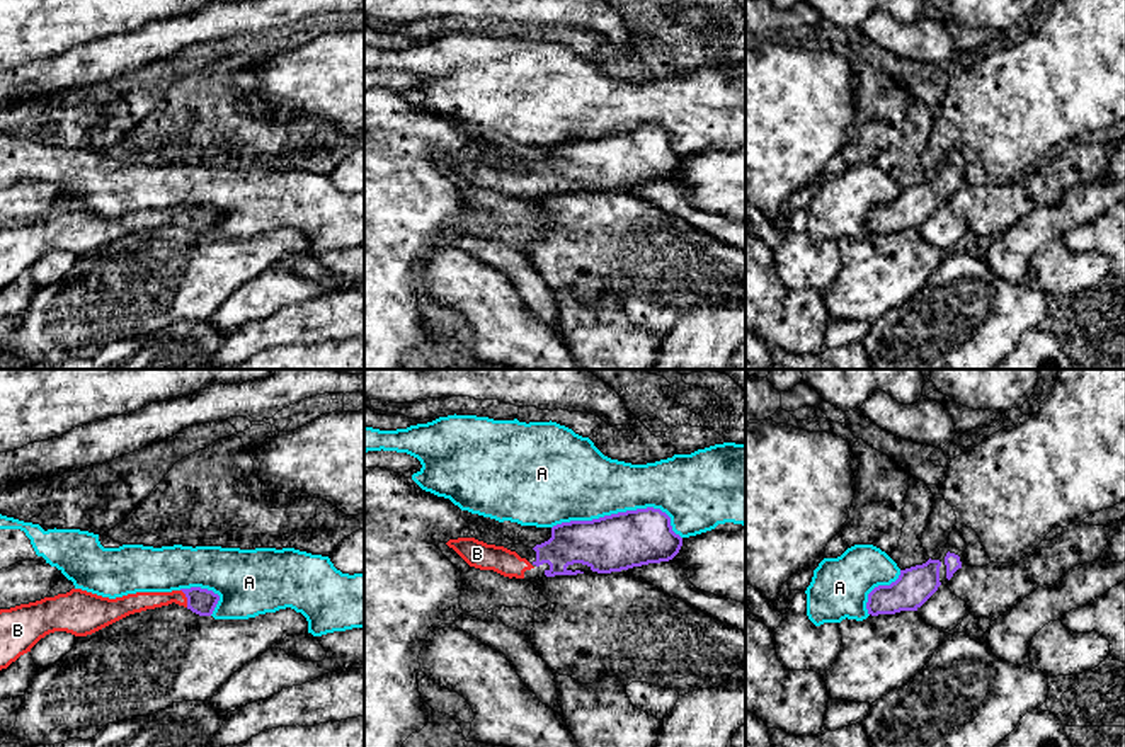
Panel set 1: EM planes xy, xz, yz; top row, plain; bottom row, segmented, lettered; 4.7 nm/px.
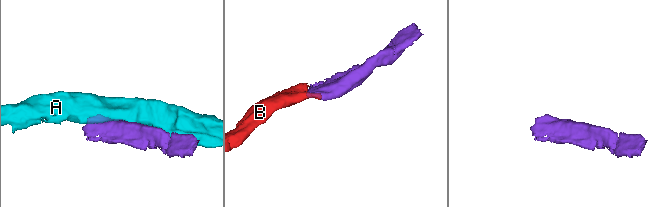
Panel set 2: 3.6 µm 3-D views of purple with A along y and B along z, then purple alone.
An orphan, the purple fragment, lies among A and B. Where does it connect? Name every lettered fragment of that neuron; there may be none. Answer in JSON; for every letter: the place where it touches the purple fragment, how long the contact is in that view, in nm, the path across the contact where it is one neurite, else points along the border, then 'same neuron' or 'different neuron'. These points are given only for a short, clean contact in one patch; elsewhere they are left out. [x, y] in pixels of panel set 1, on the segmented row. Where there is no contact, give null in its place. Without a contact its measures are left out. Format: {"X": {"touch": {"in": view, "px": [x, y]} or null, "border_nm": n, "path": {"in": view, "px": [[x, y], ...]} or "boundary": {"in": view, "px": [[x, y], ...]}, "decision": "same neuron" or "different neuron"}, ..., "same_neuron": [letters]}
{"A": {"touch": {"in": "xz", "px": [622, 513]}, "border_nm": 600, "decision": "different neuron"}, "B": {"touch": {"in": "xy", "px": [186, 596]}, "border_nm": 90, "decision": "same neuron"}, "same_neuron": ["B"]}

